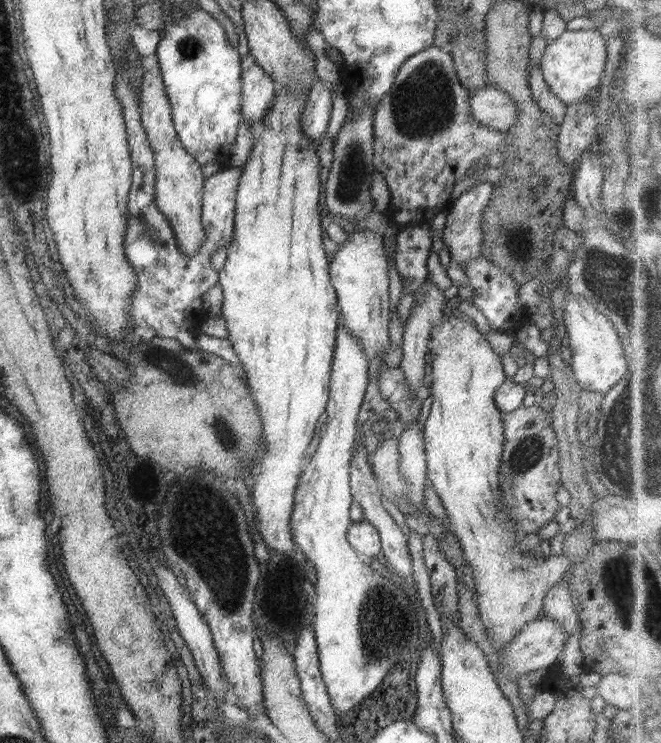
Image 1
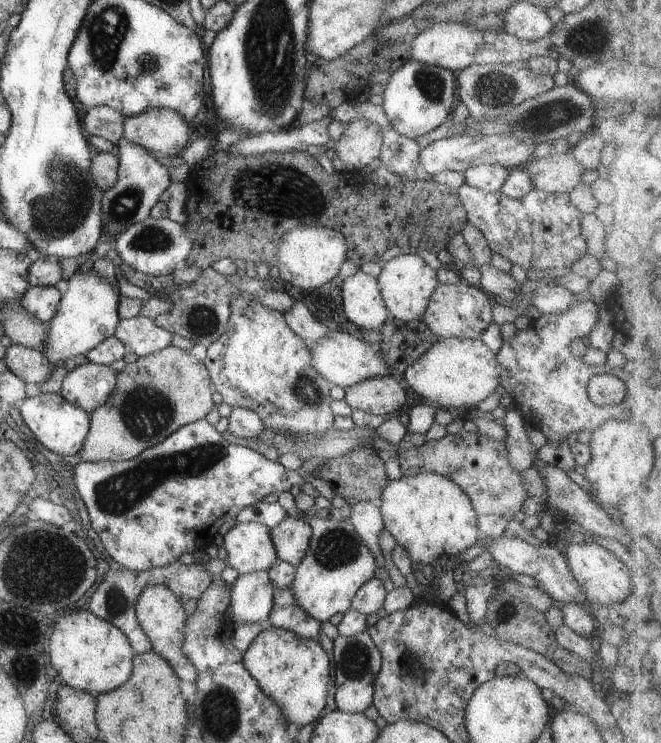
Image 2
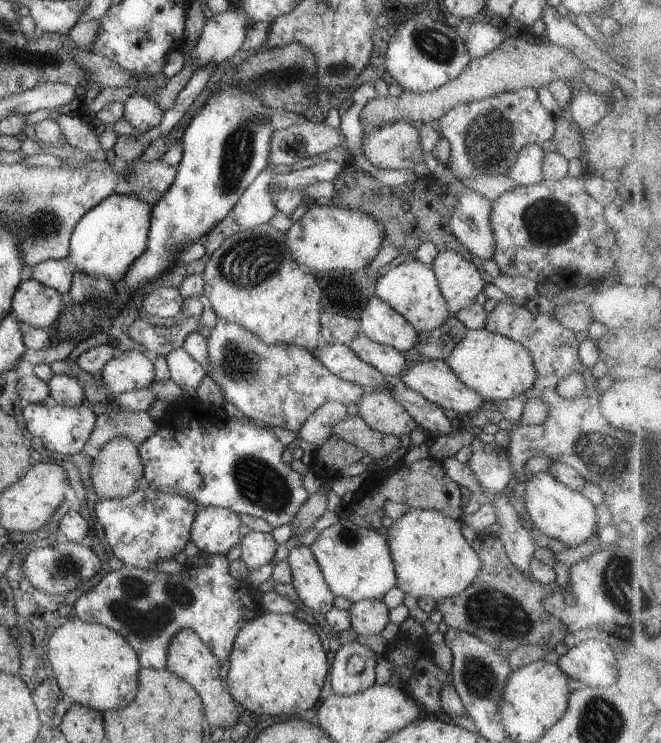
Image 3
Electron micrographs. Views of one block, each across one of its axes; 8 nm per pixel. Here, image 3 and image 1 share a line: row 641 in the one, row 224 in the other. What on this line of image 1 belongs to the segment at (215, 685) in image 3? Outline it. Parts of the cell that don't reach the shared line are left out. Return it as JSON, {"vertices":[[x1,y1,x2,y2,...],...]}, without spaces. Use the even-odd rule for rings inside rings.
{"vertices":[[160,69,146,70,140,81,140,94,141,123,147,132,148,142,154,154,155,204,170,222,180,251,188,257,194,257,194,253,198,253,200,245,204,244,205,240,201,222,205,180,201,170,202,164,185,151,178,138]]}

